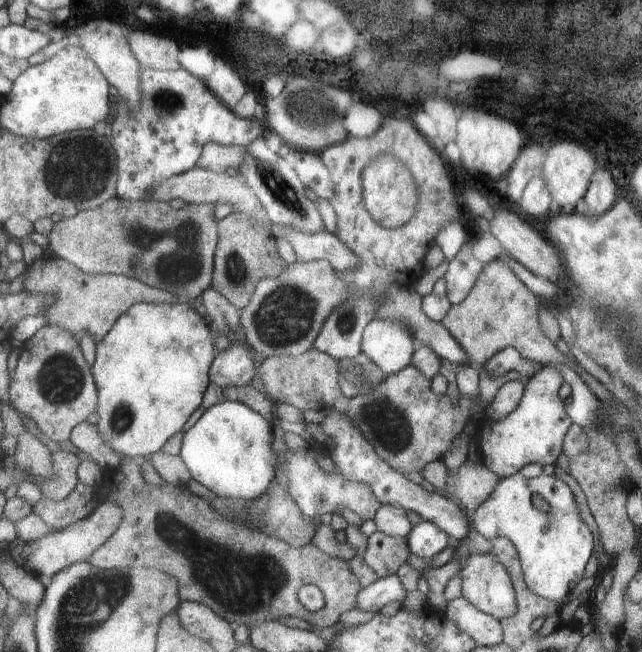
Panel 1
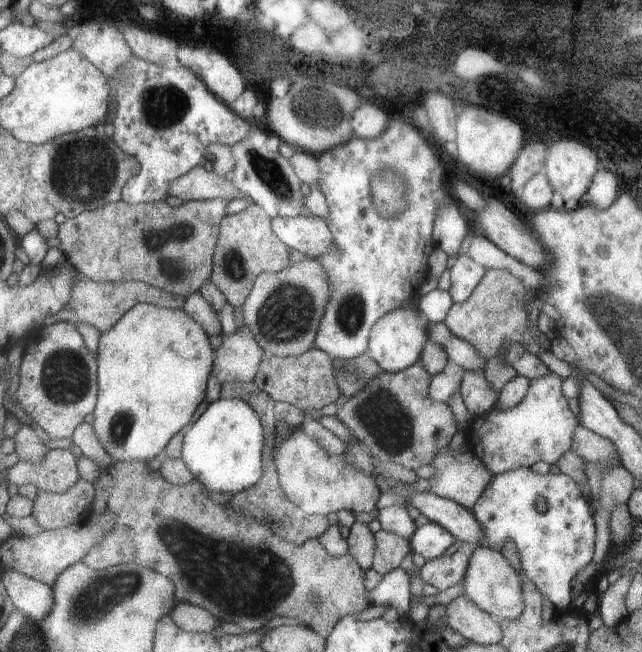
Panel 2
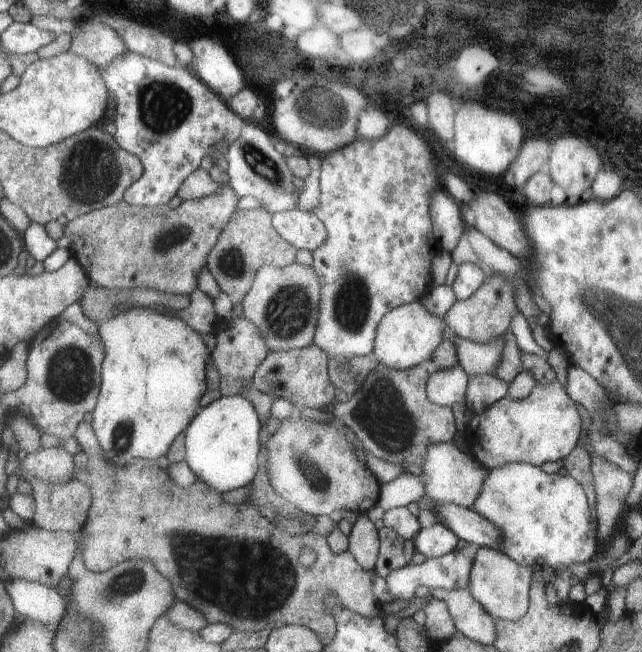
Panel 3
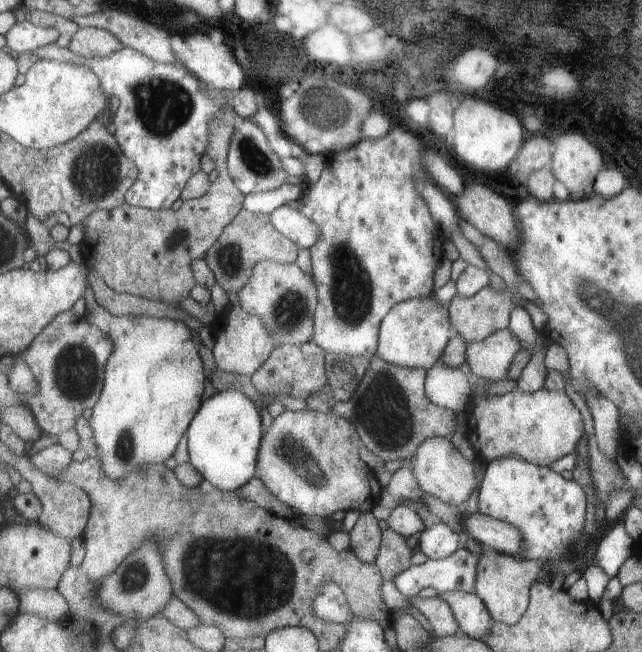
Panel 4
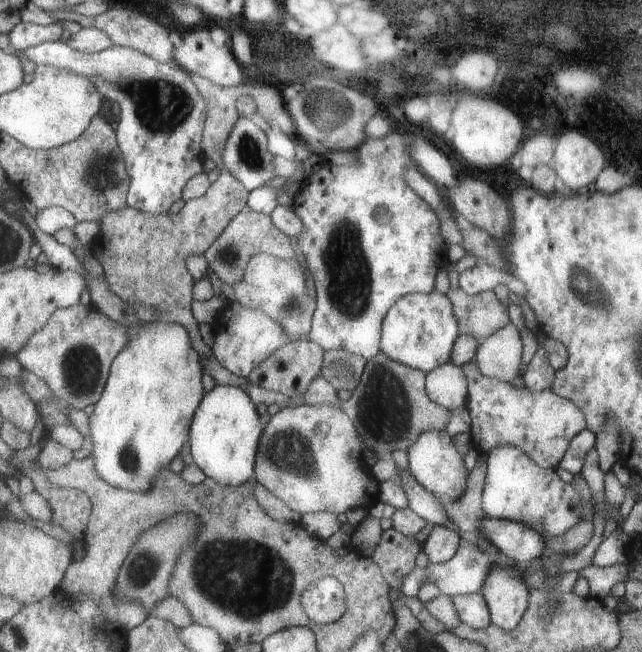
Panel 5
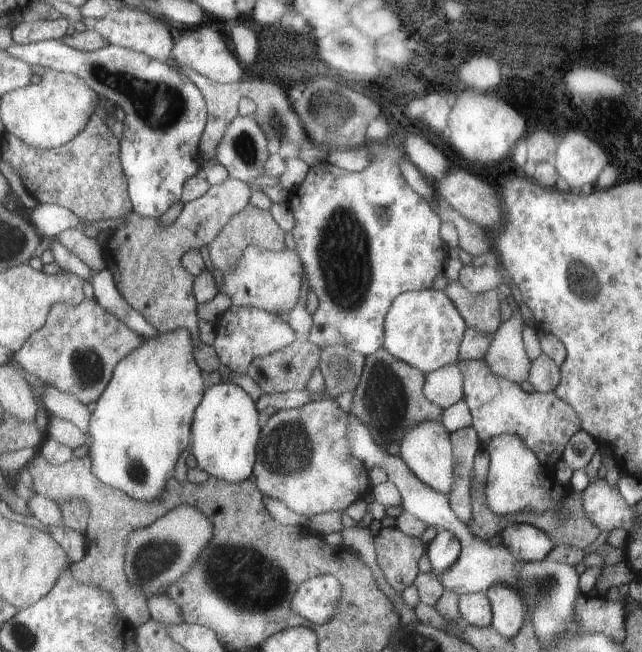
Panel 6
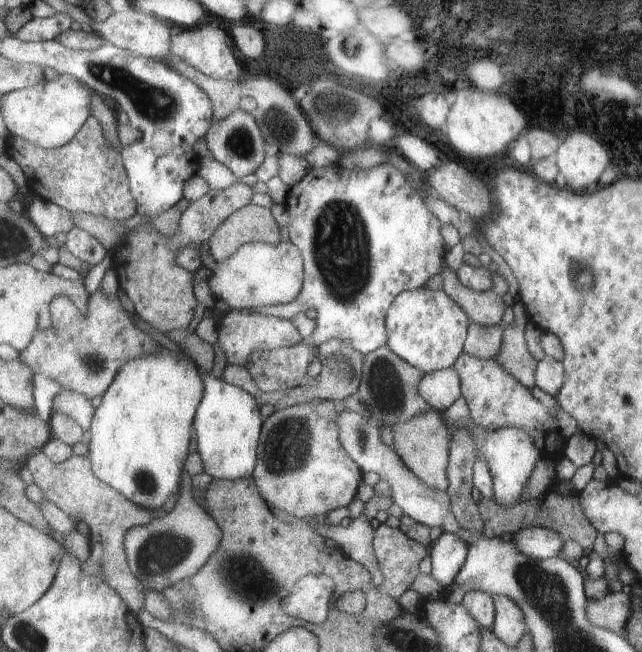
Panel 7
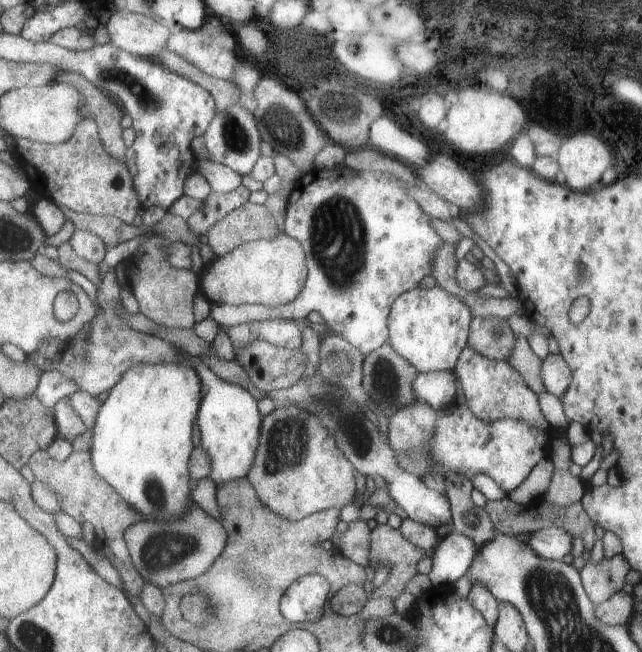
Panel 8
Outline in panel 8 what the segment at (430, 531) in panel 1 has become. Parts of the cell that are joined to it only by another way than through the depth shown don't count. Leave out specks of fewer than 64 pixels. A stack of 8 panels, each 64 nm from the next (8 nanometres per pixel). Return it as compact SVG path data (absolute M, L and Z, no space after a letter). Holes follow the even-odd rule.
M455 530L449 536L441 538L439 546L433 550L435 566L429 576L433 586L455 586L471 570L477 552L477 542Z

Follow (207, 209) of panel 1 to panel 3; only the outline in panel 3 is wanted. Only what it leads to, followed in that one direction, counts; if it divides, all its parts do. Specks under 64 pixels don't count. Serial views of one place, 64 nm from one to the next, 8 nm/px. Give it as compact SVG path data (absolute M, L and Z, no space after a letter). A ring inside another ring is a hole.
M229 186L223 188L221 194L203 200L187 200L179 208L171 206L133 206L129 202L121 202L117 206L109 206L103 210L89 212L77 220L67 220L65 236L71 238L69 252L75 256L81 266L85 266L93 284L107 290L133 290L133 288L155 288L167 294L189 296L193 290L201 288L201 274L209 268L211 252L219 244L219 238L225 226L231 222L235 212L239 210L241 194Z

